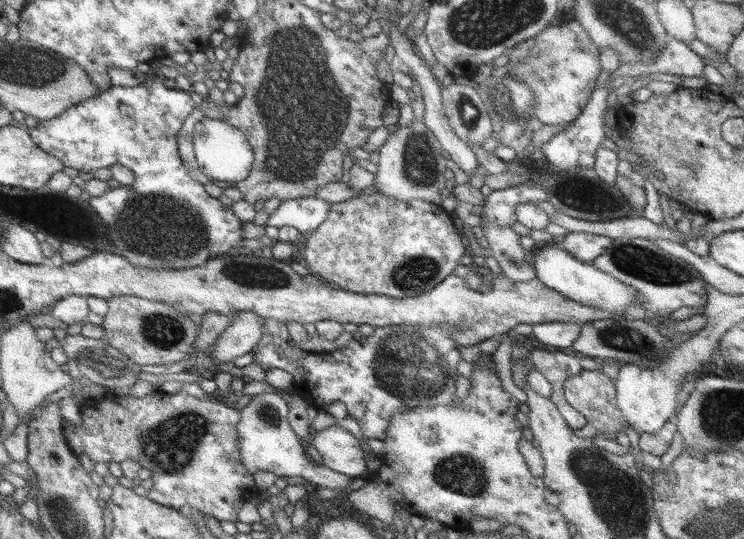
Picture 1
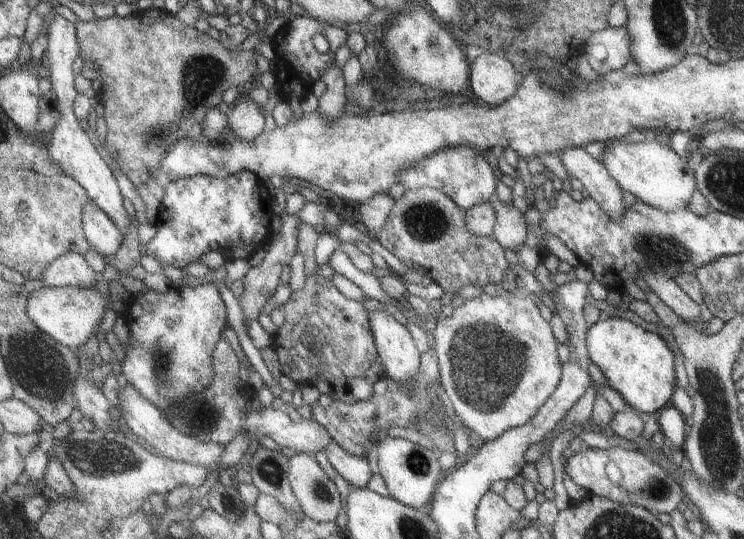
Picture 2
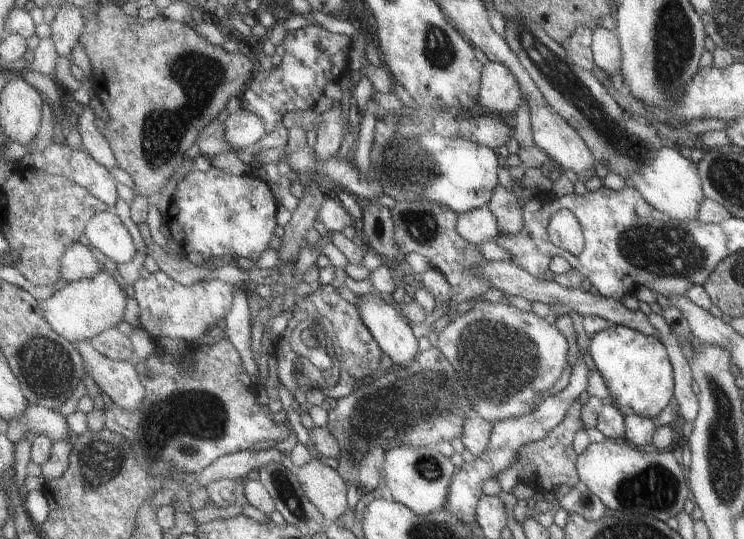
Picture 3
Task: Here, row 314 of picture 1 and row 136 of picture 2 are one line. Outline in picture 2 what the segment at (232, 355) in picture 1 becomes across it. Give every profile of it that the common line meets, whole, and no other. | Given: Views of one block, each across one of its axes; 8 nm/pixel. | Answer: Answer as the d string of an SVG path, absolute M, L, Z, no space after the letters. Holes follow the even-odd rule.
M241 97L228 112L229 128L244 141L250 141L263 130L263 112L251 100Z

